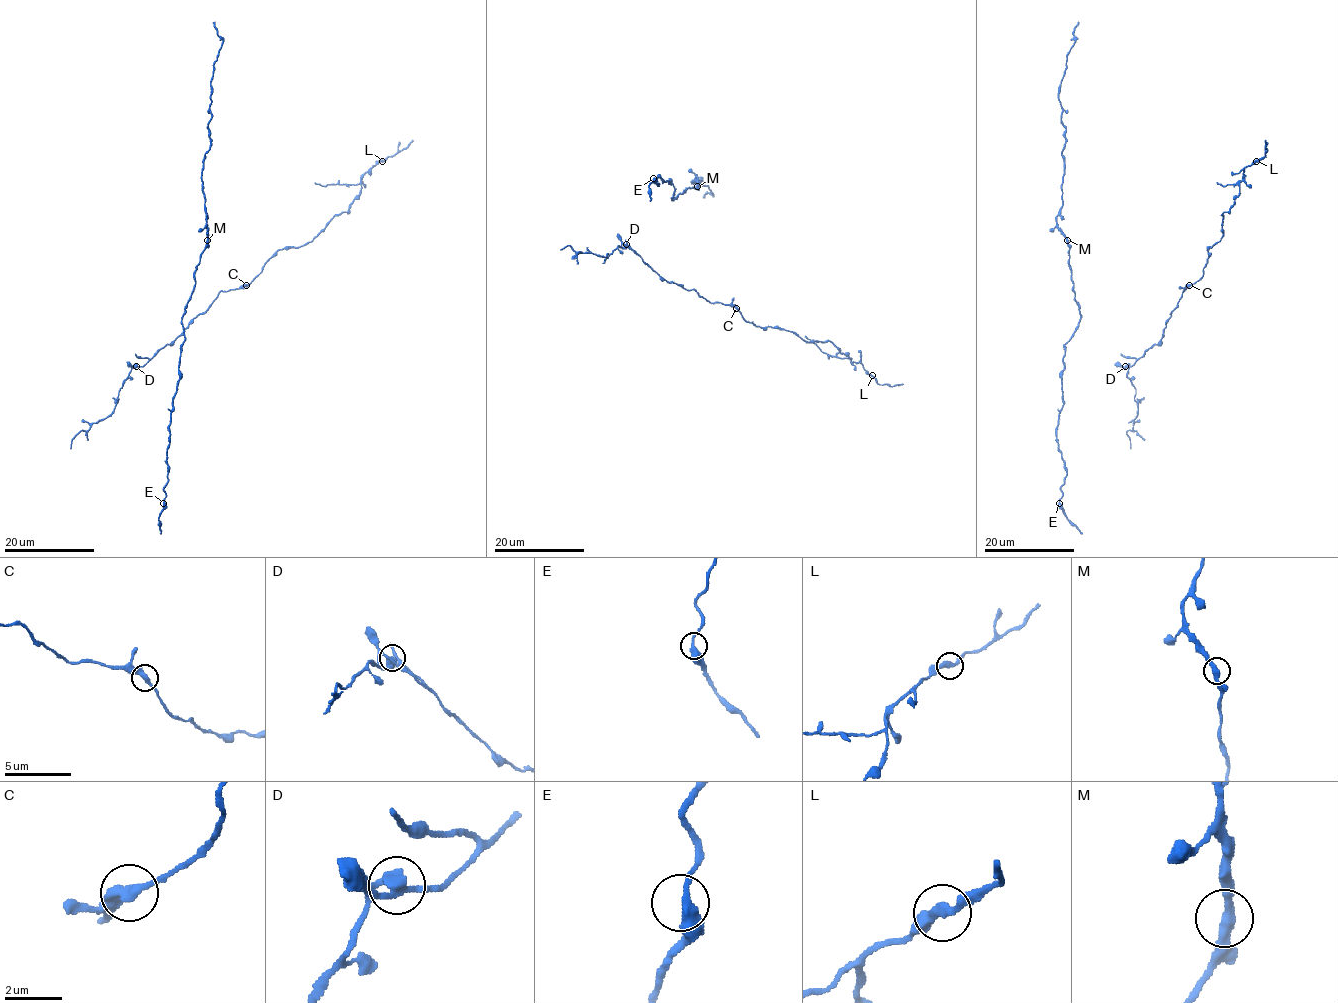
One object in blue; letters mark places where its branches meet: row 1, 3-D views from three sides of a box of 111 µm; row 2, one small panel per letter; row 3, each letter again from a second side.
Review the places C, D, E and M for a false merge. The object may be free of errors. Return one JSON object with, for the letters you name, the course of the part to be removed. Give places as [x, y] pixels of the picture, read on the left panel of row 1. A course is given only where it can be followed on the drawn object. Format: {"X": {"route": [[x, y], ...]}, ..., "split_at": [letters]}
{"split_at": []}

